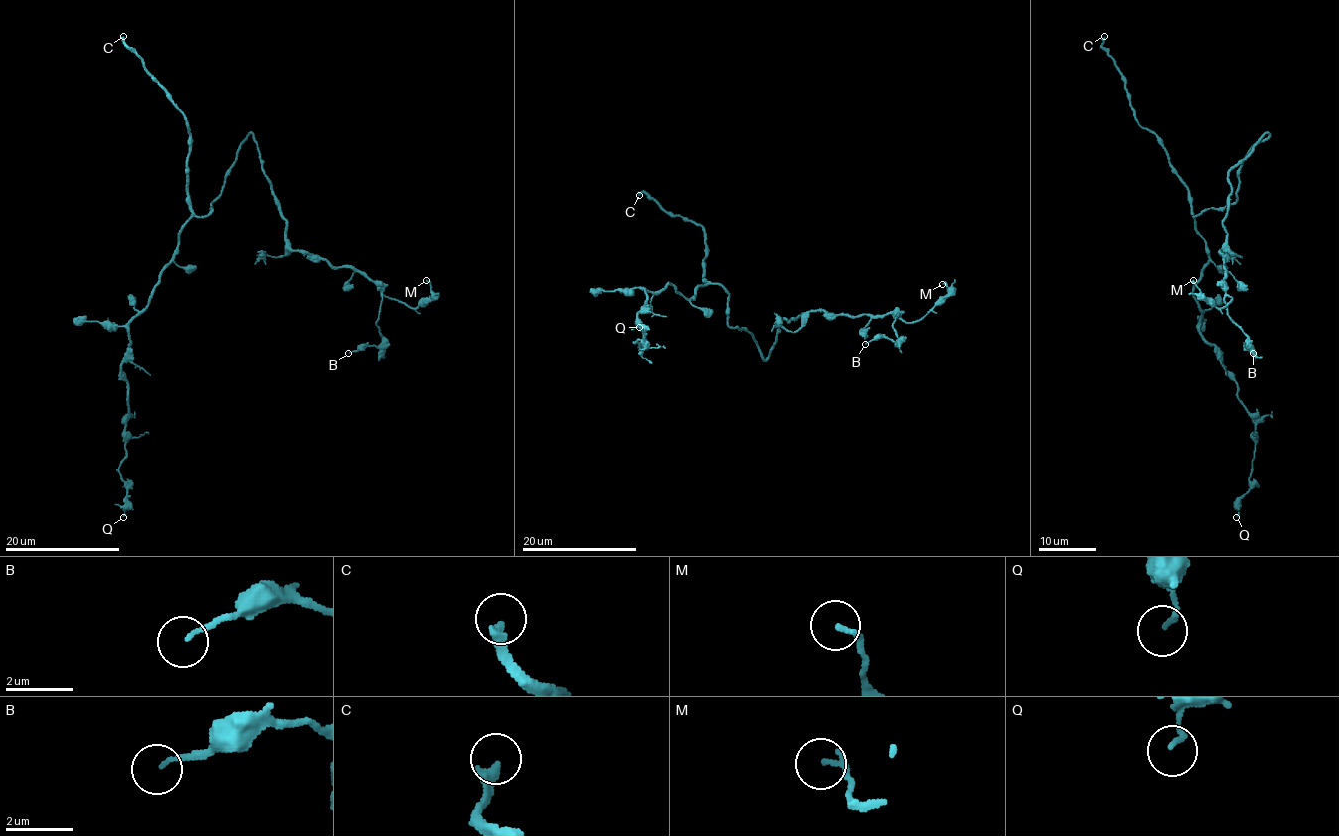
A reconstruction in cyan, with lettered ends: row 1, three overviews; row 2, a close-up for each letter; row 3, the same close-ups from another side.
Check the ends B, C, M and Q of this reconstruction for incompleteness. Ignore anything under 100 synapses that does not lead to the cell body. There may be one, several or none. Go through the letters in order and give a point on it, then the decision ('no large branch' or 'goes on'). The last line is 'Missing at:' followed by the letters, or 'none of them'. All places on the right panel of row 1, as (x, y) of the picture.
B: (1253, 353) | no large branch
C: (1104, 36) | goes on
M: (1193, 280) | no large branch
Q: (1236, 517) | no large branch
Missing at: C

